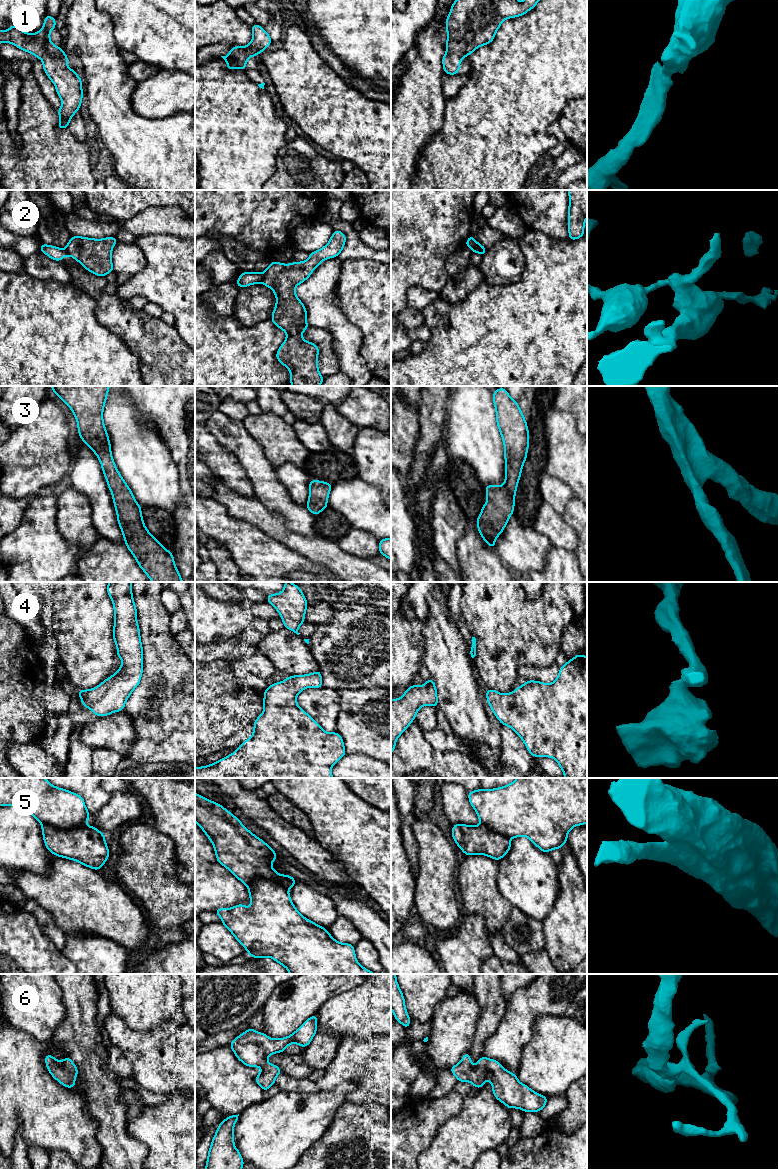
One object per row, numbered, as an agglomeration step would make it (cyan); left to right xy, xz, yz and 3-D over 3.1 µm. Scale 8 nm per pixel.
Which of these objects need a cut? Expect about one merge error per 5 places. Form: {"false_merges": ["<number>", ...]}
{"false_merges": ["2"]}

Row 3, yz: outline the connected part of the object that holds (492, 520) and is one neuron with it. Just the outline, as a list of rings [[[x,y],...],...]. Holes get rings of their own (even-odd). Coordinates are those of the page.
[[[498,388],[493,393],[493,402],[496,409],[496,421],[504,443],[505,457],[505,483],[500,486],[485,486],[487,502],[478,516],[477,527],[484,541],[495,549],[496,538],[503,532],[506,524],[514,512],[515,494],[520,480],[524,462],[527,459],[529,448],[529,430],[524,414],[519,408],[518,402],[513,400],[506,389]]]

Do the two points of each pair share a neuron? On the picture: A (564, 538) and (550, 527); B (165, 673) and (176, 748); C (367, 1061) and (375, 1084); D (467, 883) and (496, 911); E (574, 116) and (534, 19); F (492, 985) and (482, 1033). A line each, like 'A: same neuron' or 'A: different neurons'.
A: same neuron
B: same neuron
C: same neuron
D: same neuron
E: different neurons
F: same neuron

